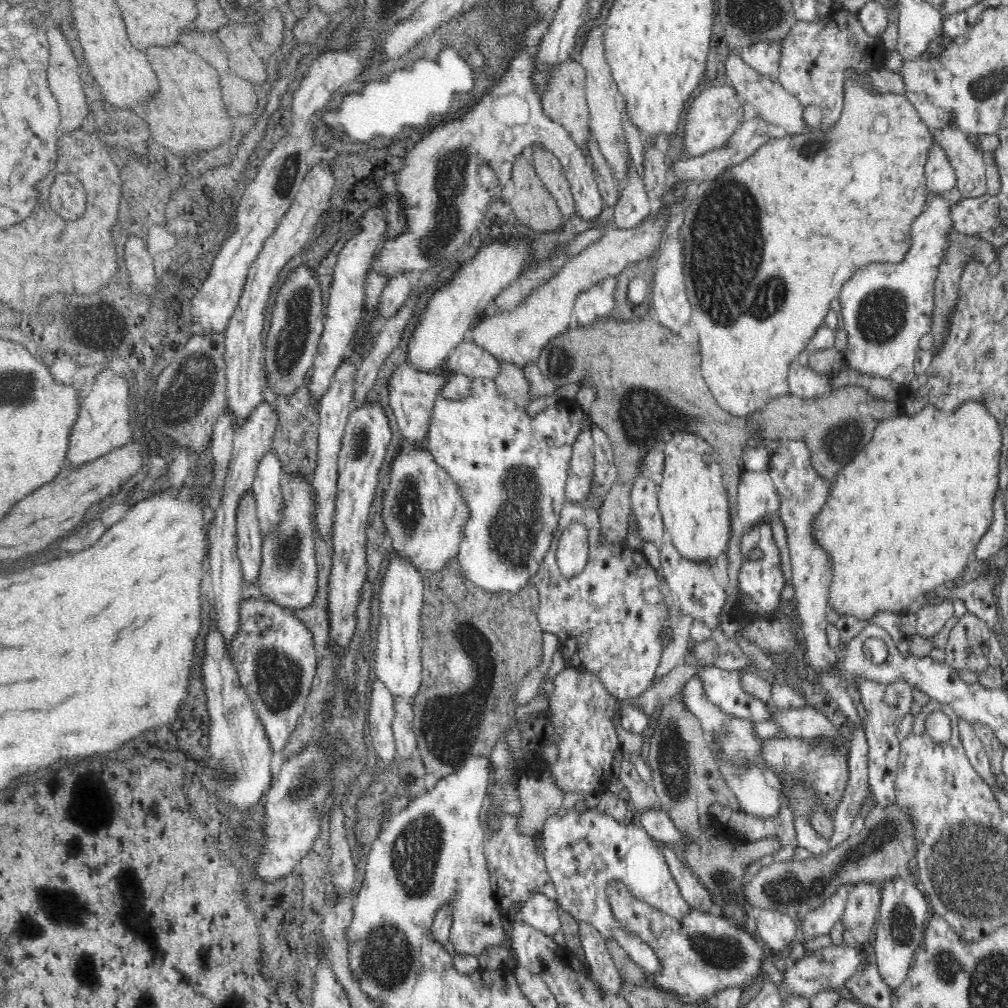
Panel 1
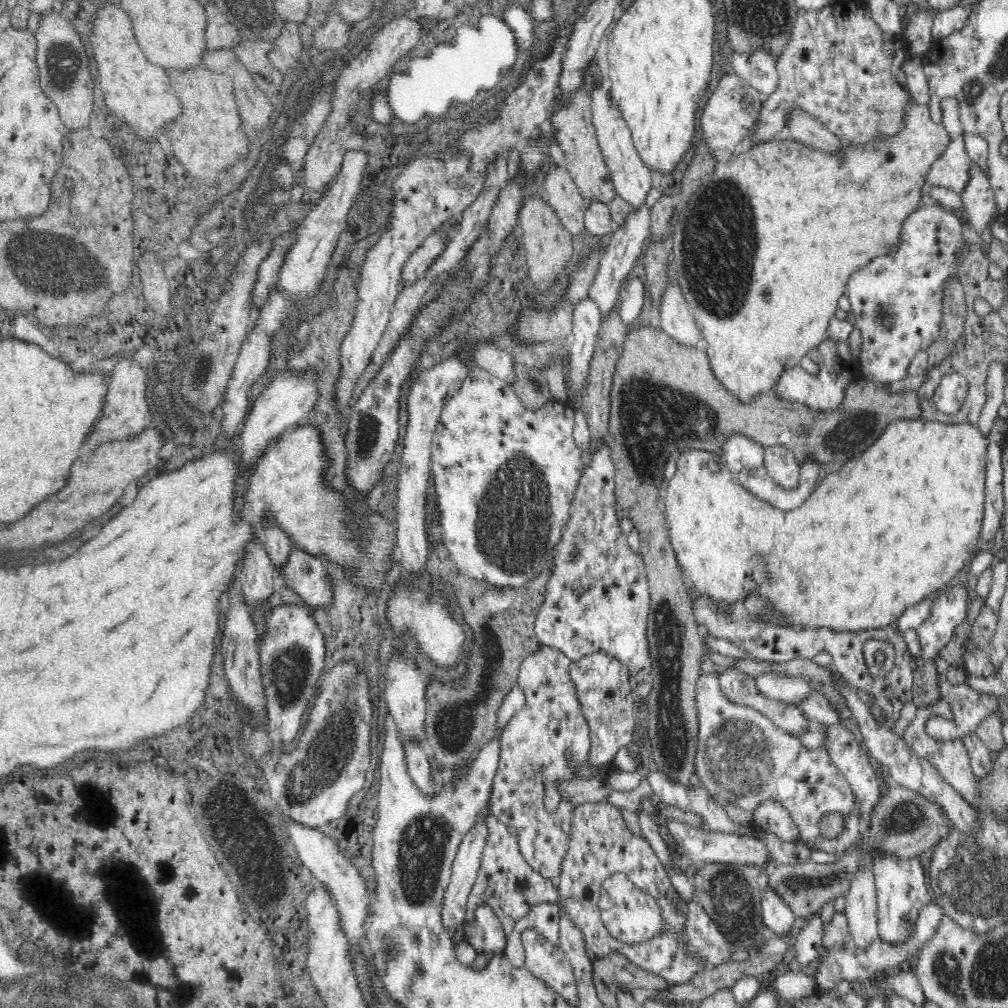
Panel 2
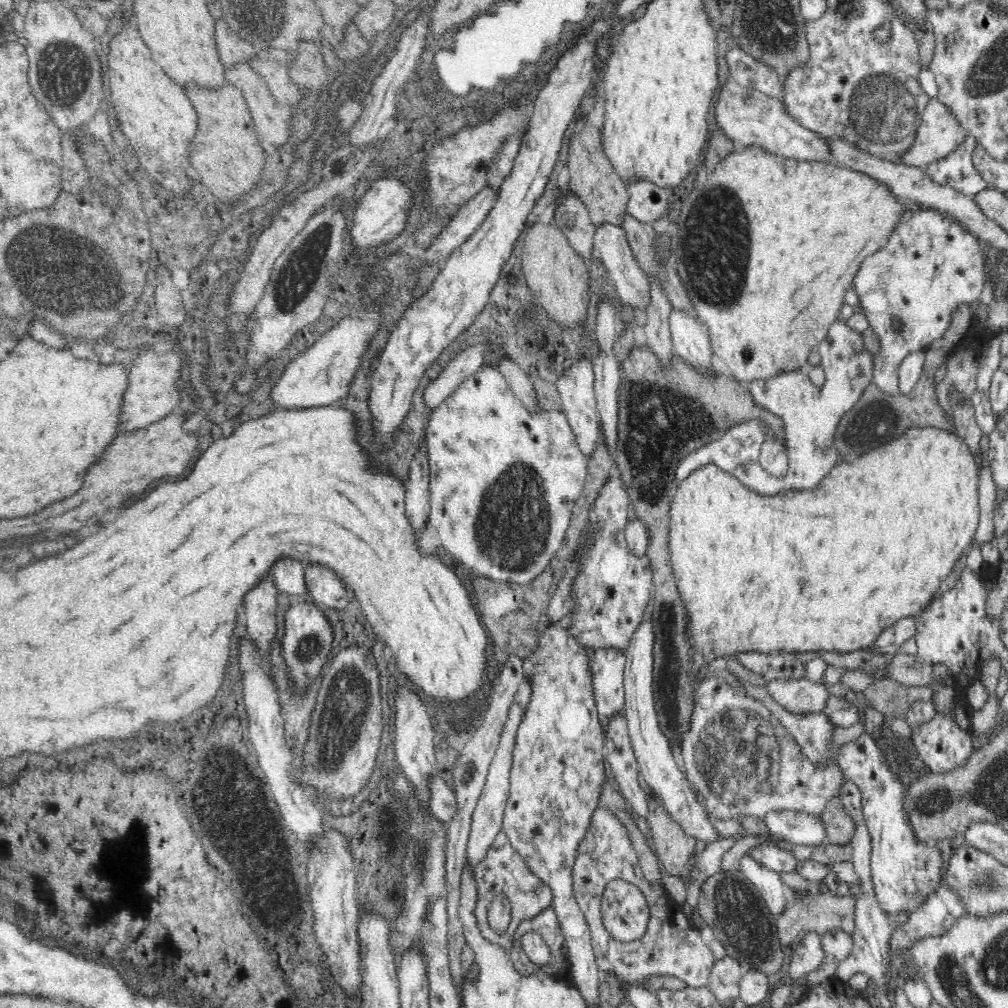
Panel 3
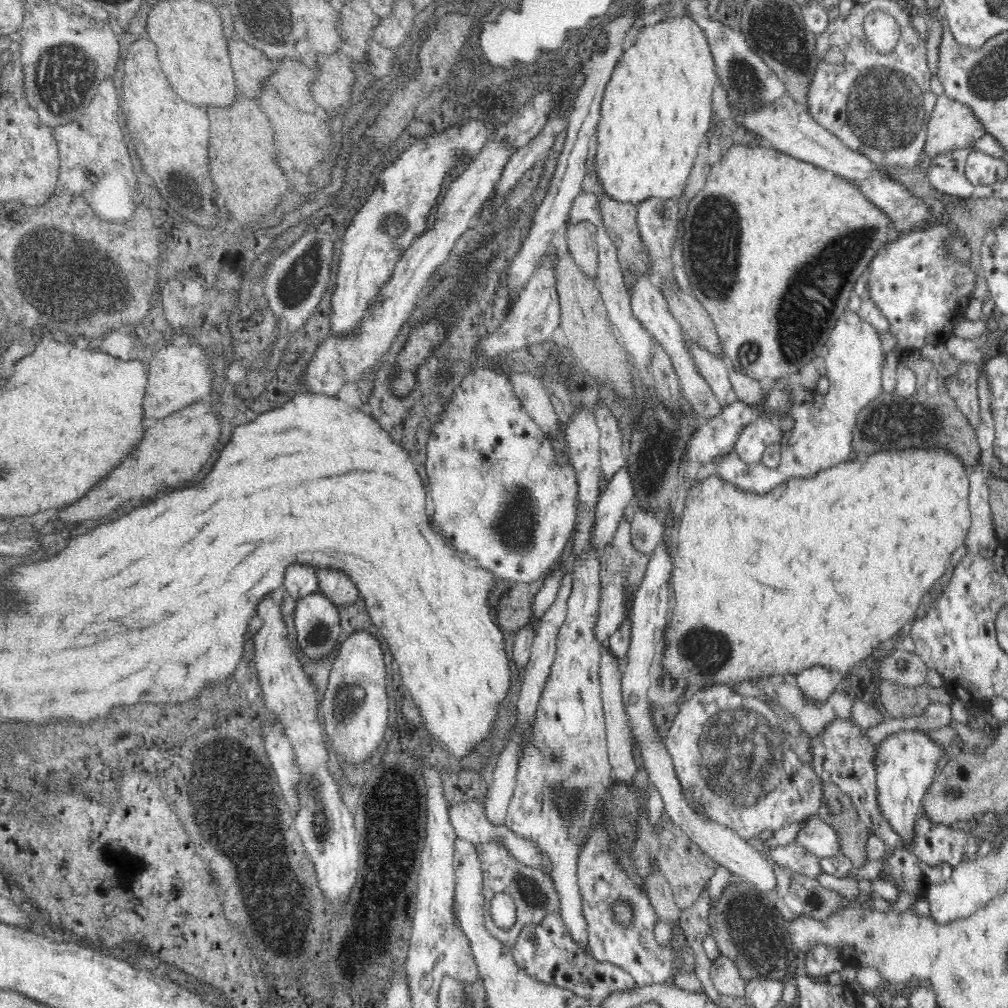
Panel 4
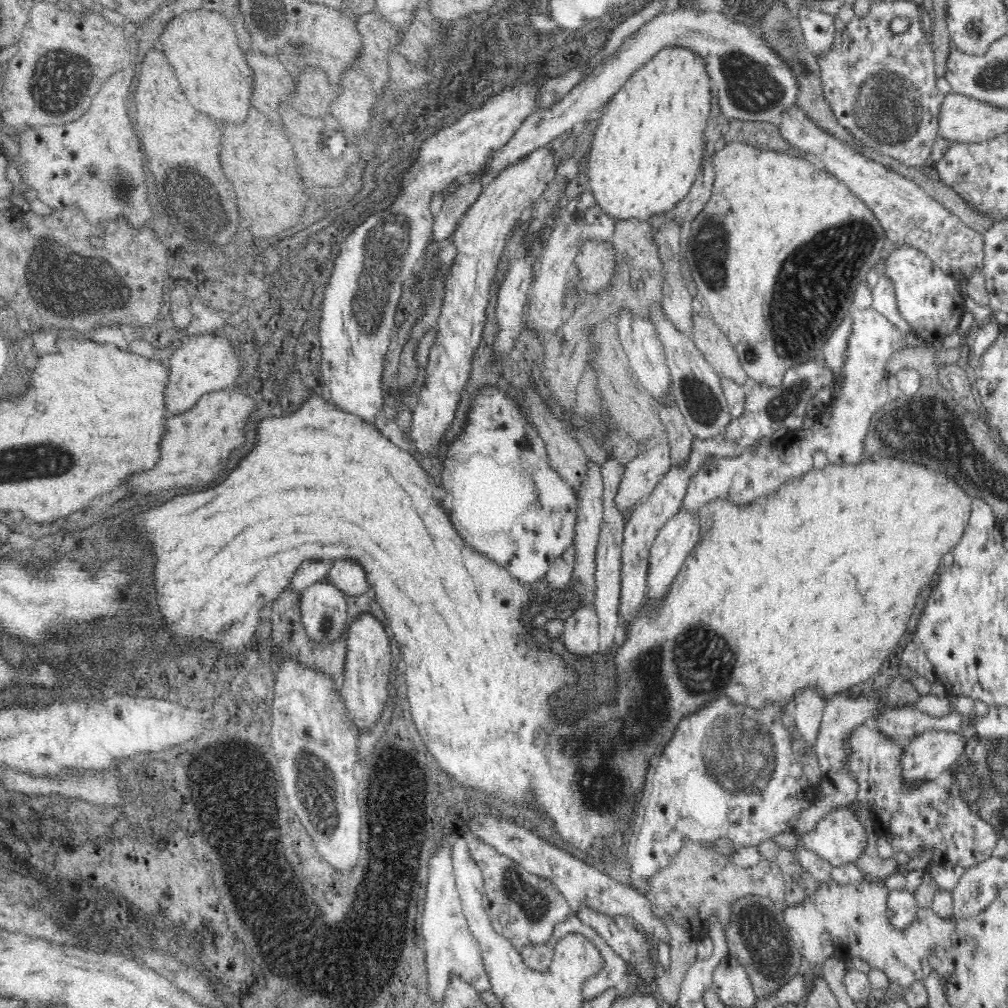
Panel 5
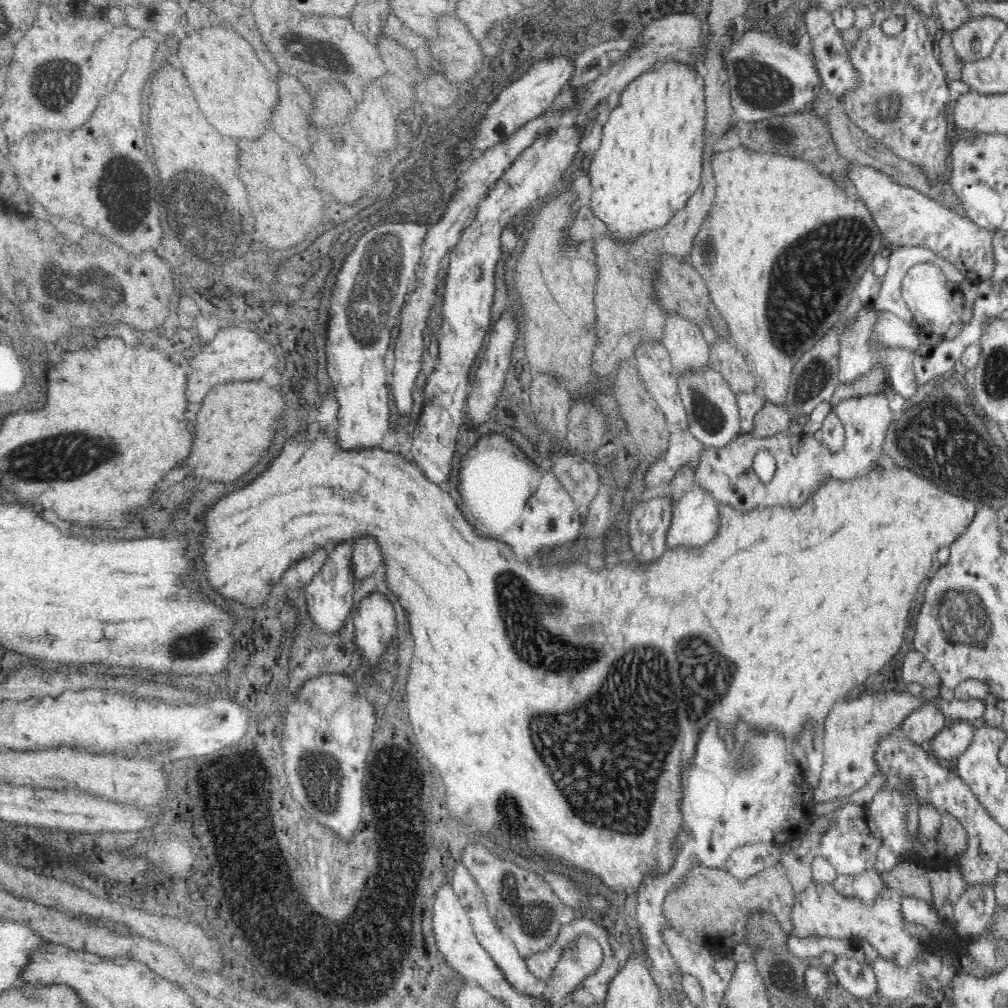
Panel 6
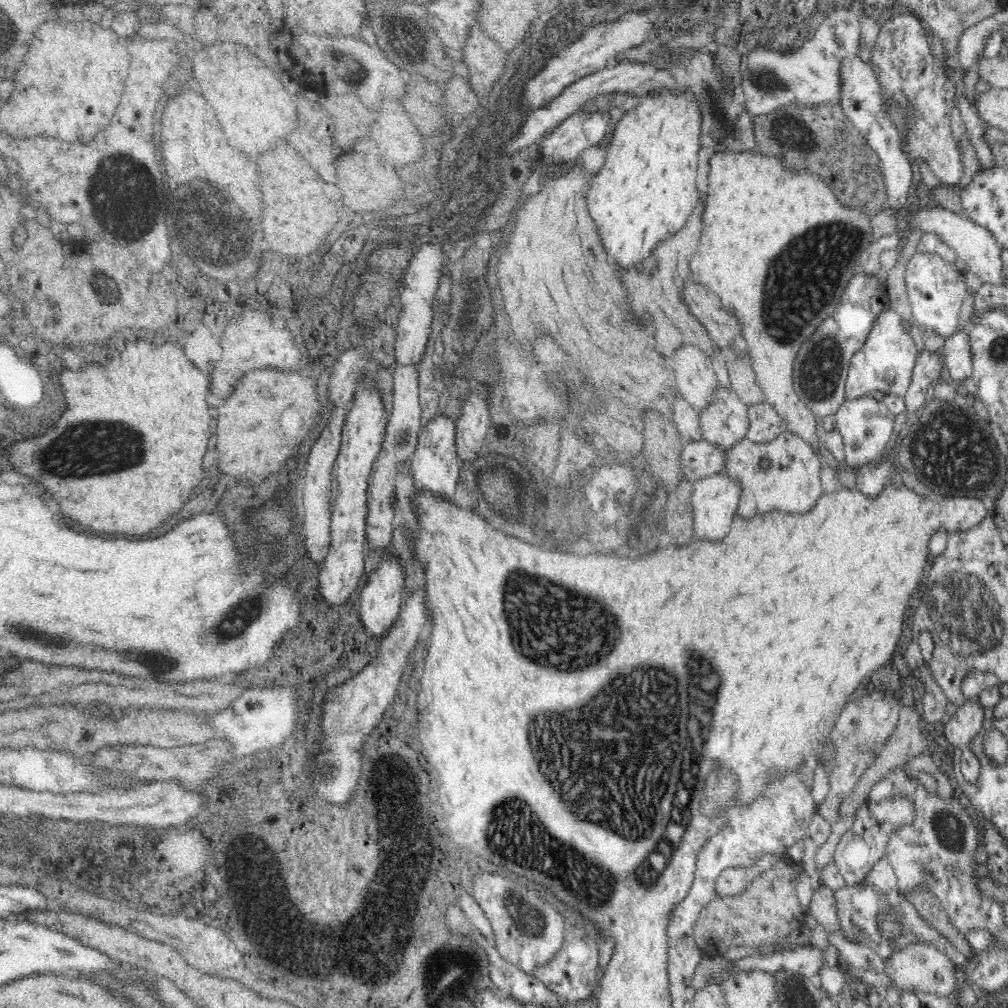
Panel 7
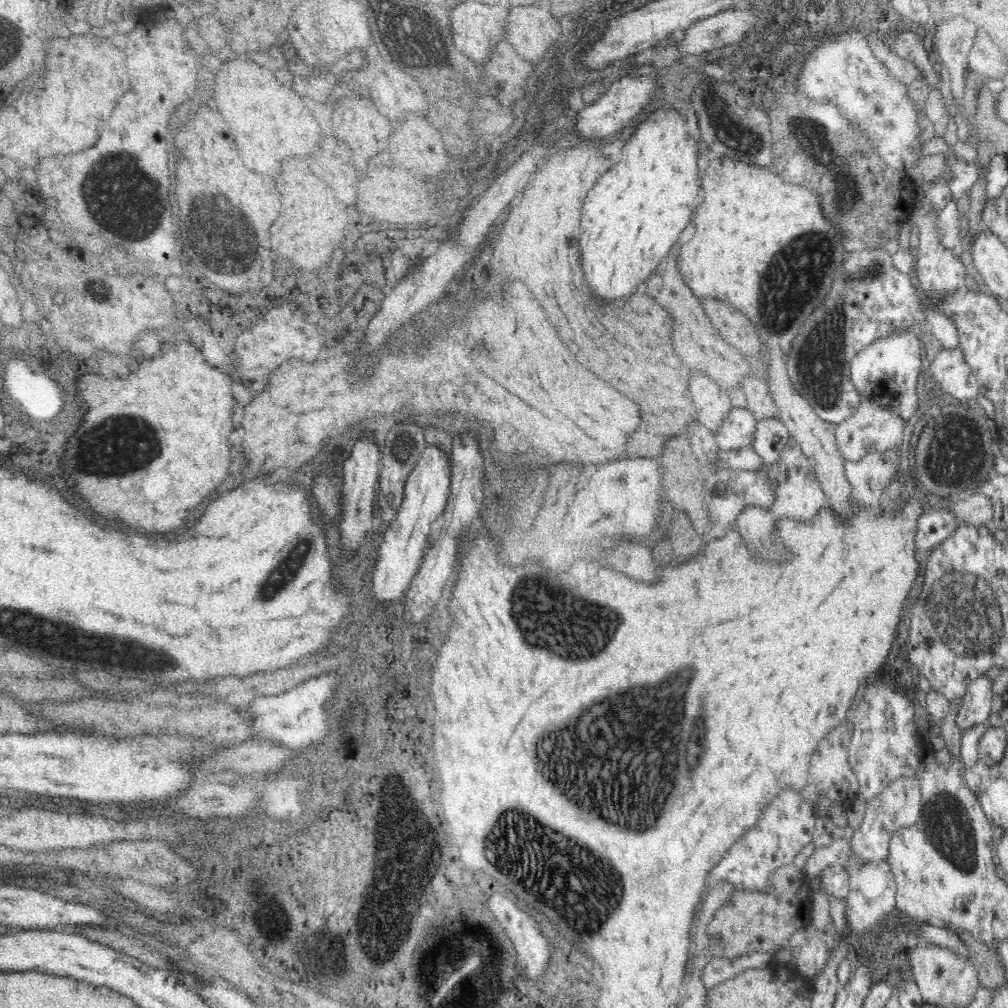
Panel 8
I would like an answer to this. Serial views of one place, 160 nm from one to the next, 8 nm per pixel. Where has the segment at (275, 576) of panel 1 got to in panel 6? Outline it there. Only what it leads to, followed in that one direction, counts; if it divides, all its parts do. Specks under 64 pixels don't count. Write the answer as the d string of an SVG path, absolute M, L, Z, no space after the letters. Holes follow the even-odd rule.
M366 535L353 544L353 550L350 558L352 567L354 567L354 578L368 578L373 576L375 582L380 582L382 586L386 584L386 565L384 557L380 553L378 543L374 537ZM378 578L378 581L376 581Z

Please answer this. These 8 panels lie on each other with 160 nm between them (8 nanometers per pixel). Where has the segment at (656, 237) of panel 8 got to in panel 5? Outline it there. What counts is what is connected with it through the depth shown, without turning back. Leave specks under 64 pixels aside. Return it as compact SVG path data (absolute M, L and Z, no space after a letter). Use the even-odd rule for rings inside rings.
M662 48L644 66L634 70L624 86L602 108L589 153L588 189L604 214L615 220L637 218L646 221L654 214L678 206L690 192L700 170L704 130L709 127L711 93L704 59L687 48Z

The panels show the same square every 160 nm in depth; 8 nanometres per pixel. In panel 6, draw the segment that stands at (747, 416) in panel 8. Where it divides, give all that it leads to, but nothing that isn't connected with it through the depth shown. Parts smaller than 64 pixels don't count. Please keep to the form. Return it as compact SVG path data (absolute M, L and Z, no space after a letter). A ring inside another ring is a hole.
M706 366L706 372L686 372L686 378L678 380L680 396L686 406L688 432L700 441L706 448L726 447L742 434L740 426L740 411L736 403L736 395L730 389L724 377L711 367Z

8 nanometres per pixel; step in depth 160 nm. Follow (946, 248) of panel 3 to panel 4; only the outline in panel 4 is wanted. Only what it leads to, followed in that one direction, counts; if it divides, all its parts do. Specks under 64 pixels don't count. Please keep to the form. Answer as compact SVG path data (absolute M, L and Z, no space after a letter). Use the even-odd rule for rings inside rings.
M928 224L926 227L900 233L891 243L884 243L872 258L864 277L867 279L866 297L878 305L878 309L886 315L890 323L890 332L897 340L897 347L884 356L882 362L883 394L894 394L896 388L896 365L902 354L912 349L921 349L924 345L940 345L953 334L953 326L958 318L964 315L970 299L973 298L976 270L970 268L969 262L959 262L947 252L948 239L951 239L954 229L949 224Z

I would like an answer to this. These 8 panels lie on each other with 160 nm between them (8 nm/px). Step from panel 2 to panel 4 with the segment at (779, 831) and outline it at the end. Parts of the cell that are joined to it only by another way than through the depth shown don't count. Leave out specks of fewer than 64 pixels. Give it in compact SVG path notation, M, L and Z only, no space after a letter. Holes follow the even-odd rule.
M818 816L805 819L795 842L819 858L836 856L841 853L840 835Z

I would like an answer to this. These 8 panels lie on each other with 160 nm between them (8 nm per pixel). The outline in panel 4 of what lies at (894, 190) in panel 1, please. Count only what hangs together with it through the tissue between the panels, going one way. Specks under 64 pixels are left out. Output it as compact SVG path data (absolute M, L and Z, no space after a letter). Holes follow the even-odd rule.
M938 95L934 111L927 123L923 154L926 161L946 151L971 146L986 134L986 128L968 105ZM738 142L728 149L726 156L720 162L709 164L705 186L690 200L688 214L684 220L684 230L686 230L684 262L686 262L686 272L688 272L690 284L692 284L689 287L710 315L718 333L720 349L722 349L722 354L729 363L730 369L756 380L767 382L787 376L796 377L804 364L808 364L812 358L820 355L832 329L837 325L836 322L847 309L856 280L864 277L872 258L886 243L886 236L888 236L886 232L888 232L890 222L891 220L865 197L857 184L848 182L834 172L822 170L816 165L798 160L770 146L762 144L744 146Z

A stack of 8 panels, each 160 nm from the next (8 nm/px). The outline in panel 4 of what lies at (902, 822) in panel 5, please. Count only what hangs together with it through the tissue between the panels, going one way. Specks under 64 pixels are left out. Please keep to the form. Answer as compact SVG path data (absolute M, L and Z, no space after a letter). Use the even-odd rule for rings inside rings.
M838 719L830 722L818 736L811 736L811 747L813 748L813 761L810 763L813 770L823 781L834 783L842 789L842 792L850 796L852 805L860 817L868 832L879 836L888 849L902 848L904 841L902 837L892 829L888 821L883 820L882 813L878 809L878 789L876 789L876 774L874 767L874 745L864 731L859 729L852 719ZM920 812L913 836L909 851L932 868L945 862L954 869L966 854L976 854L982 846L982 838L973 831L932 823L923 812Z

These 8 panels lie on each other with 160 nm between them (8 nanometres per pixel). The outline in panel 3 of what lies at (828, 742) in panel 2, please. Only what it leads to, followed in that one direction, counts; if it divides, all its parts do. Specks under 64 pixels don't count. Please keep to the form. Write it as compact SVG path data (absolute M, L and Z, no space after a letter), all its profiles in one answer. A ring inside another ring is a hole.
M869 733L847 742L837 752L841 772L862 791L863 822L872 841L871 879L879 905L890 918L904 911L912 913L942 884L942 853L937 846L916 839L904 811L906 785L890 770L886 750Z

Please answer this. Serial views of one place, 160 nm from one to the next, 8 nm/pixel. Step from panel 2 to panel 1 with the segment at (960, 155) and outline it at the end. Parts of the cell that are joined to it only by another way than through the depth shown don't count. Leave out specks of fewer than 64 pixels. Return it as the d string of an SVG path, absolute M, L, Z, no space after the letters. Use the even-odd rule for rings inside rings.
M938 143L932 144L928 150L924 174L926 186L931 195L938 195L944 190L950 190L956 186L956 173L950 165L944 149Z

